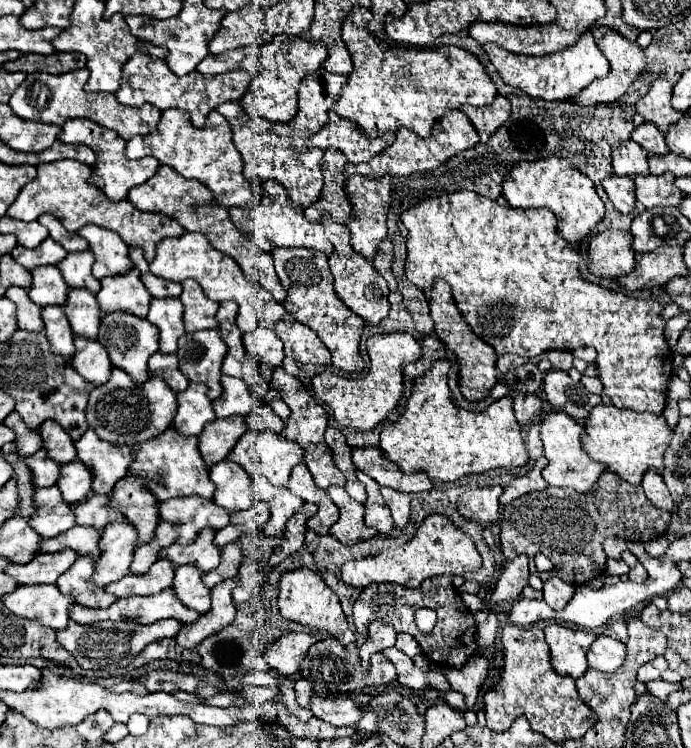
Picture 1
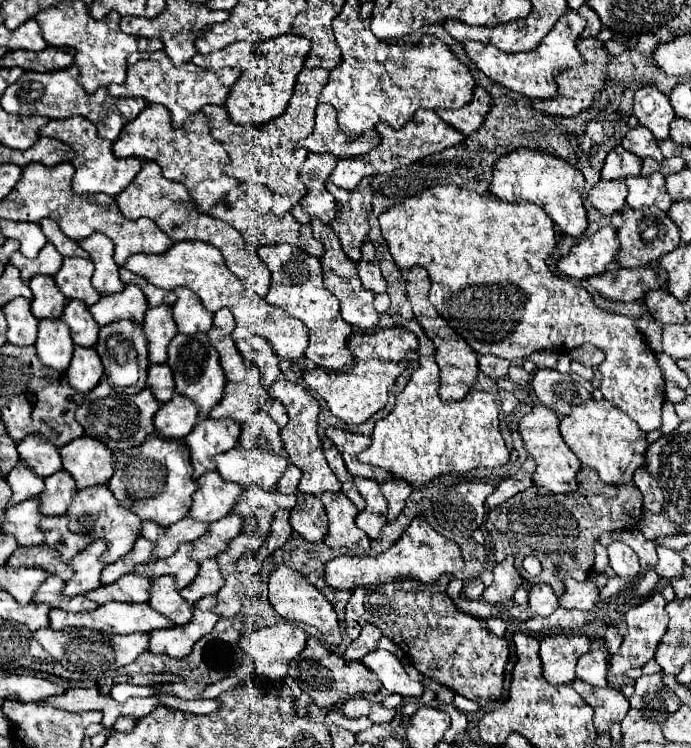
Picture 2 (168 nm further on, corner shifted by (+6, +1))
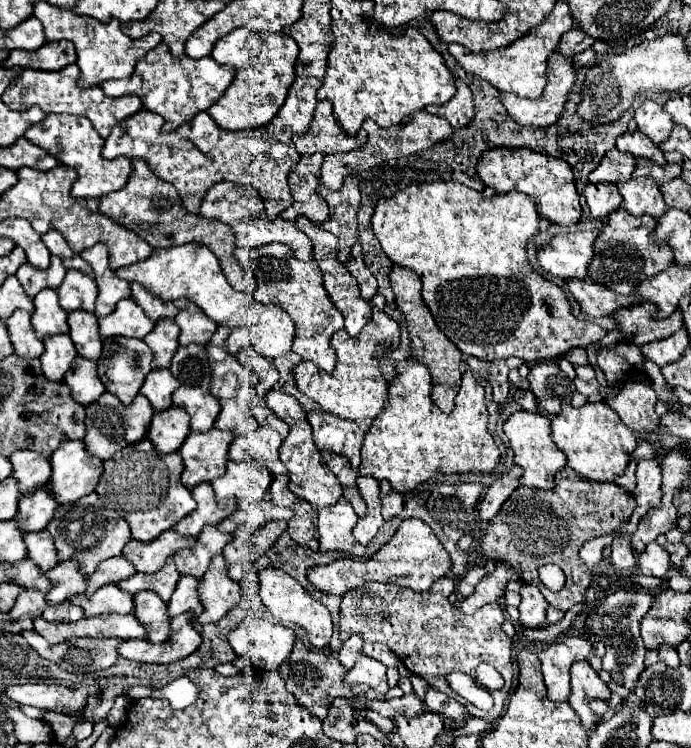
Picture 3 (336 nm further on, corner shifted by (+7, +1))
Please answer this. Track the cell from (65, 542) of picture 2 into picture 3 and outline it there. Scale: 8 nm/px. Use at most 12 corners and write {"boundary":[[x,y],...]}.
{"boundary":[[46,530],[24,534],[28,558],[42,570],[58,564]]}

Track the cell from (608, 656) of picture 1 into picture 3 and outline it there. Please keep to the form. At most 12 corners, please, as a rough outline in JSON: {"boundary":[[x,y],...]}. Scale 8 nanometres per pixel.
{"boundary":[[584,660],[572,664],[570,704],[586,730],[602,718],[590,698],[610,698],[606,682]]}

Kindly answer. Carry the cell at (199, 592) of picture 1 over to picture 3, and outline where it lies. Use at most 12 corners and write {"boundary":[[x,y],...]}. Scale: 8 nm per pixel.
{"boundary":[[156,592],[134,594],[134,614],[148,640],[170,636],[166,602]]}

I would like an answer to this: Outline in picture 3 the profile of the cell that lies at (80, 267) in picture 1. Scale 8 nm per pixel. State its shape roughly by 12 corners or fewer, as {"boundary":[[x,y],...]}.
{"boundary":[[68,270],[60,306],[94,312],[98,288],[90,274]]}

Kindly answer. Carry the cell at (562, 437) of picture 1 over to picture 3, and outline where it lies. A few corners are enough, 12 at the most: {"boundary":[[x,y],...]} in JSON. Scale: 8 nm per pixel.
{"boundary":[[542,412],[504,422],[520,484],[552,490],[566,454]]}

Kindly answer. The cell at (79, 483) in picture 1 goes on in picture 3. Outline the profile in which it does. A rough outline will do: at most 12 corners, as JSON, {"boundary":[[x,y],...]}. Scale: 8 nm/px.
{"boundary":[[42,486],[20,496],[16,520],[24,532],[46,528],[60,504]]}

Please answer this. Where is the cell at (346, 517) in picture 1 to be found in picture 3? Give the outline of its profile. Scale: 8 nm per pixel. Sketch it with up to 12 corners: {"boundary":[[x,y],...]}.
{"boundary":[[340,498],[318,508],[320,550],[354,550],[358,516]]}

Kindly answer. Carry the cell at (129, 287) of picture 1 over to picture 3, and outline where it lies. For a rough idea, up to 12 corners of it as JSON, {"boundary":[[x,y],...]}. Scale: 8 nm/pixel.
{"boundary":[[132,298],[100,316],[102,336],[144,338],[154,322]]}

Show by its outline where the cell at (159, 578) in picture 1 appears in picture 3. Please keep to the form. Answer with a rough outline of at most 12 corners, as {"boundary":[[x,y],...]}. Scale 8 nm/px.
{"boundary":[[116,584],[96,590],[82,606],[88,618],[130,614],[134,598]]}

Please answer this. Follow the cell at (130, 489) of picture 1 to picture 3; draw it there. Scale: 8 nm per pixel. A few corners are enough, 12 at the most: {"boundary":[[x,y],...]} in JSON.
{"boundary":[[96,492],[60,506],[46,530],[84,574],[132,538]]}

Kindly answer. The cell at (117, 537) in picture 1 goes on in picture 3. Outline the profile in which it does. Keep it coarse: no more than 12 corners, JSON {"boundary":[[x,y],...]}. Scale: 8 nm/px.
{"boundary":[[74,560],[48,570],[54,588],[46,596],[60,604],[86,592],[86,576]]}

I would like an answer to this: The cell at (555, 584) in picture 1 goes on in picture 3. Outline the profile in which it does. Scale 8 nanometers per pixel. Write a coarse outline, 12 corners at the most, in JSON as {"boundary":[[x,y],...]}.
{"boundary":[[538,586],[520,588],[520,622],[546,626],[548,602]]}

